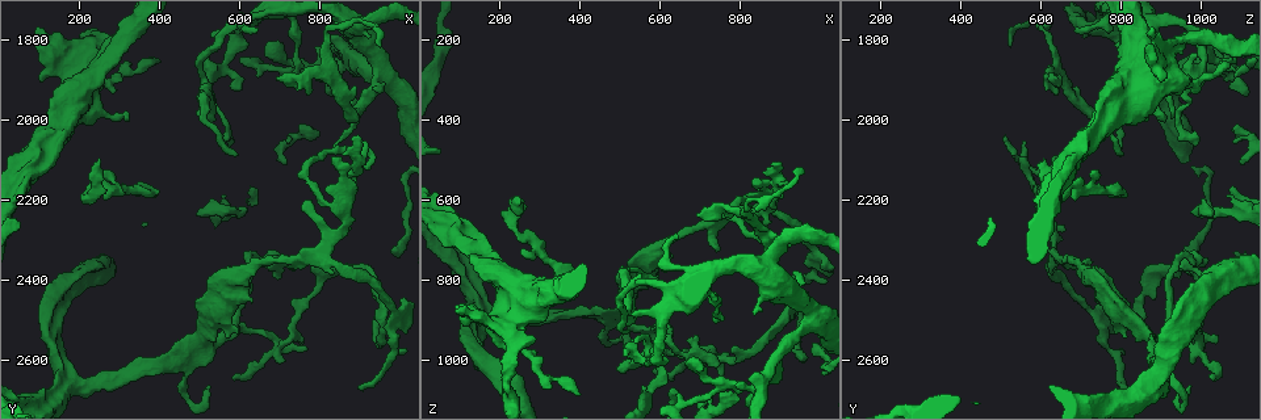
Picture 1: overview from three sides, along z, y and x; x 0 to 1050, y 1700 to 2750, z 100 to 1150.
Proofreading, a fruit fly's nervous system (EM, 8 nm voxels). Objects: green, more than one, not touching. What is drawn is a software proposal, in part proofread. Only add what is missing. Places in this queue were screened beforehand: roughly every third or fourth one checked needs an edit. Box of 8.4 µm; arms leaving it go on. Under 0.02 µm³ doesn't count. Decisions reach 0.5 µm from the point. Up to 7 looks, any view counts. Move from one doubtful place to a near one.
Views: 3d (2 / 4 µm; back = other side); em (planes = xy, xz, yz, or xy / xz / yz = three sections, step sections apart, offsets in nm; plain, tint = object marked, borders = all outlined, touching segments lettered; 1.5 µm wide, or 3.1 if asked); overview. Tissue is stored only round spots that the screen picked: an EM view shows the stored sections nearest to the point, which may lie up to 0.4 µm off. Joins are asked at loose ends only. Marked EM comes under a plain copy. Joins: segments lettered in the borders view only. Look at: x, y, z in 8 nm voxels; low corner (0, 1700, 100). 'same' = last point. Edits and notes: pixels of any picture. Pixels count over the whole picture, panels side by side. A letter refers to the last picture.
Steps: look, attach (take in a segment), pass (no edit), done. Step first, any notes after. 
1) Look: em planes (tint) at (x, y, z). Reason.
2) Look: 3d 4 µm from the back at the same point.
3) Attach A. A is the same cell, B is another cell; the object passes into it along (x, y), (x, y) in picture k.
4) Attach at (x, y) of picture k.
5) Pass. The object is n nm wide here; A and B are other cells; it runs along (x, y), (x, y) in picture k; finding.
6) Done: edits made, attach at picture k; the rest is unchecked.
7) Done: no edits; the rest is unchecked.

Look: 3d 2 µm from the back at (95, 1770, 880). Branch stops here.

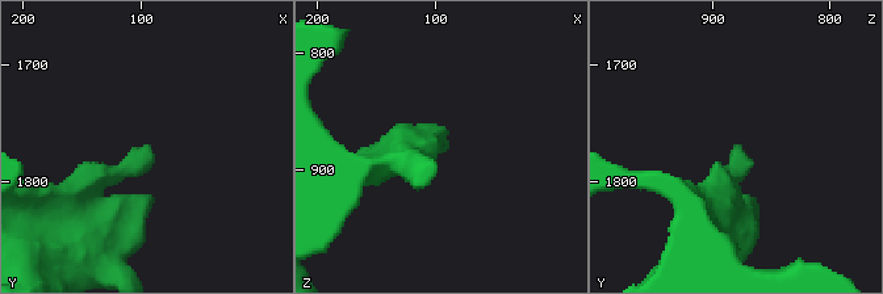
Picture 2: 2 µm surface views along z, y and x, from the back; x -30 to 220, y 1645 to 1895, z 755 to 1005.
Look: em planes (borders) at (92, 1774, 882). Now the EM.

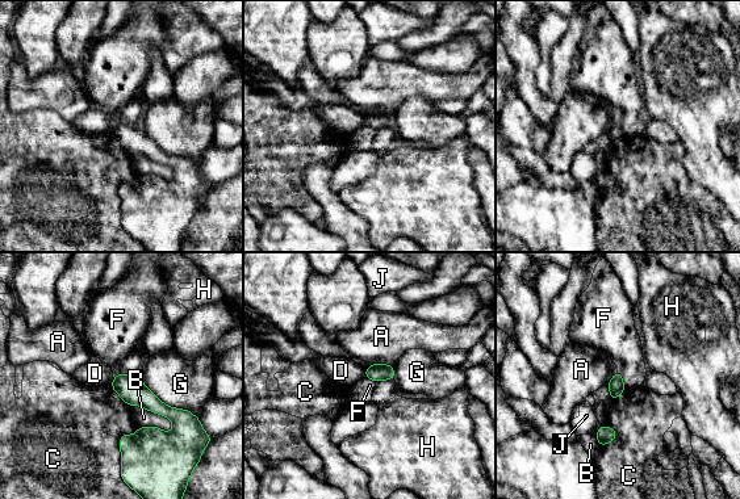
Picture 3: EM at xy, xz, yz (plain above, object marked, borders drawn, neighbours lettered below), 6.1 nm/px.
Pass. A, B, C, D, F, G, H and J are other cells; it runs along (120, 377), (176, 420), (124, 457) in picture 3; no lettered segment goes on from it.

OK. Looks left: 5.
Look: em 3.1 µm planes (borders) at (590, 2080, 805).

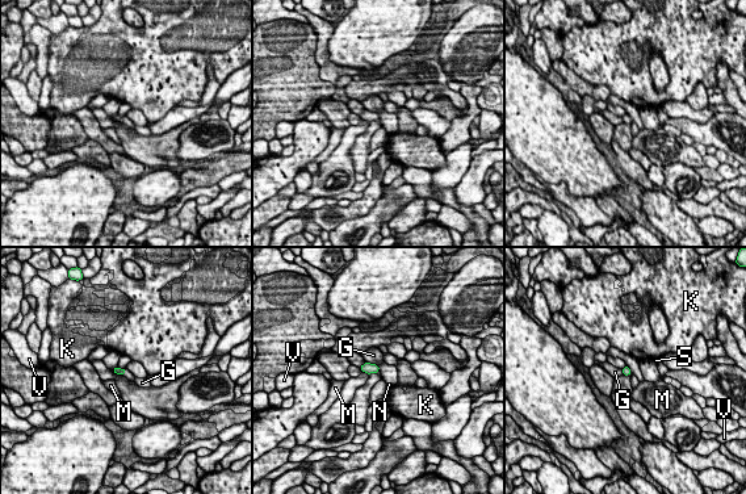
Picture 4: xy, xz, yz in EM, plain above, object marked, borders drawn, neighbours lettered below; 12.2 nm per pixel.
Pass. The object is 90 nm wide here; G, K, M, N, S and V are other cells; a border runs along (117, 367), (125, 369) in picture 4; none of them fits.

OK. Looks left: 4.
Look: 3d 4 µm at (505, 1835, 990). Free end.

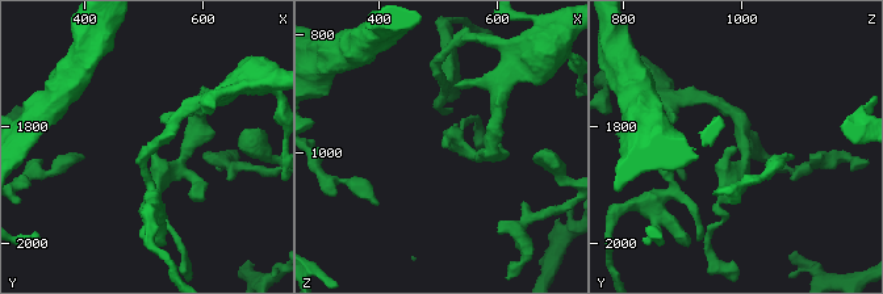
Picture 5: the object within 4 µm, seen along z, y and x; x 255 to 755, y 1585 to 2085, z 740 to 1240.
Look: em xz step 4 (tint) at (510, 1835, 990).

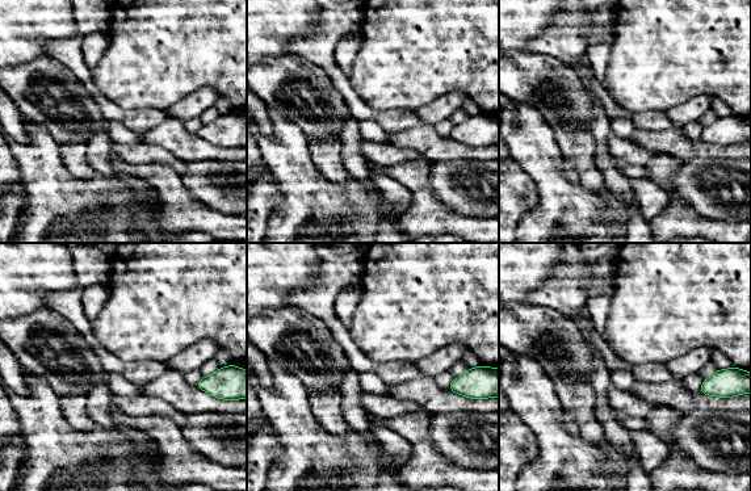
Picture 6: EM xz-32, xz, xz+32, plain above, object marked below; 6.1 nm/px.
Look: em planes (borders) at the same point. Another direction.

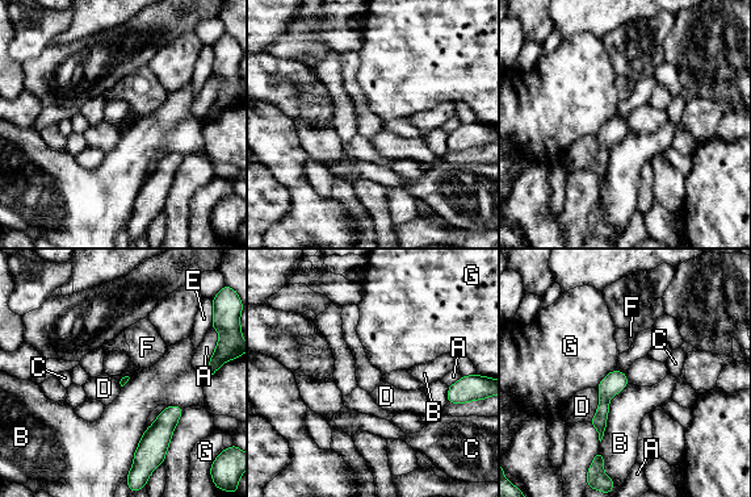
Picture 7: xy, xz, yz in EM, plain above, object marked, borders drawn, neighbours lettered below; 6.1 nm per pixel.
Pass. A, B, C, D, E, F and G are other cells; none of them fits.

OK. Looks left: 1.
Done: no edits; the rest is unchecked.

